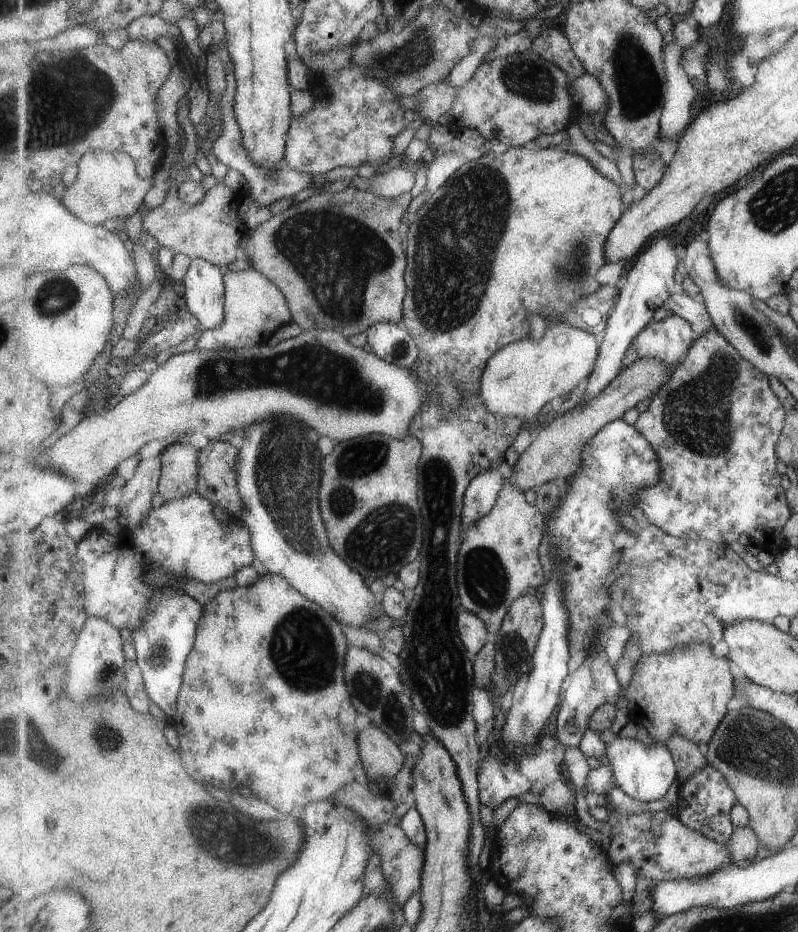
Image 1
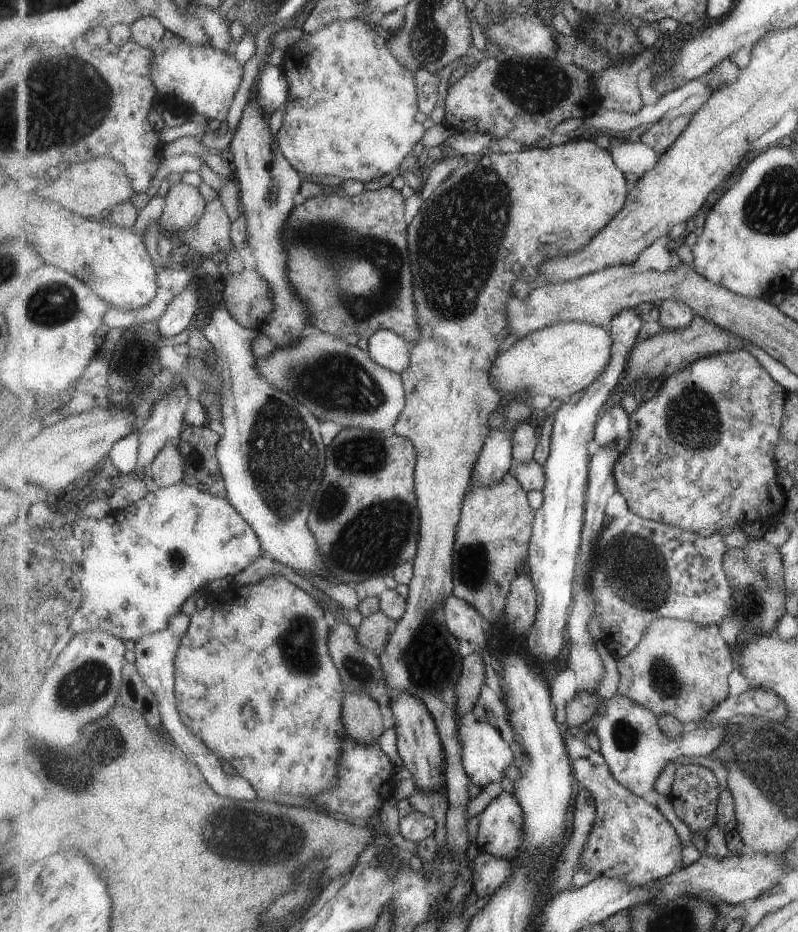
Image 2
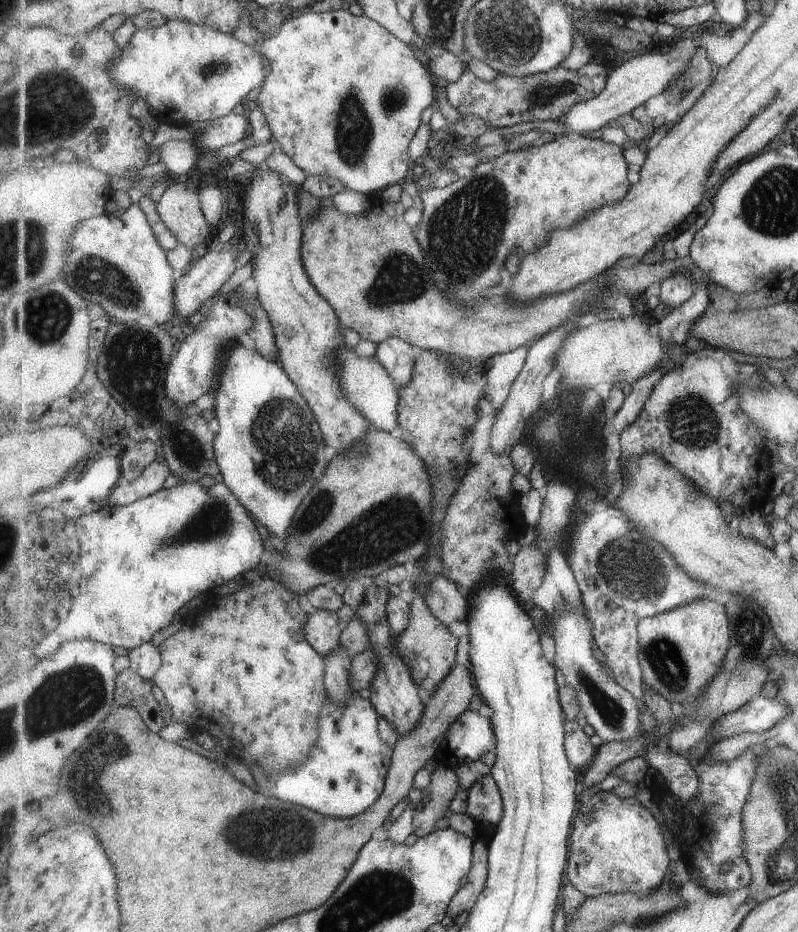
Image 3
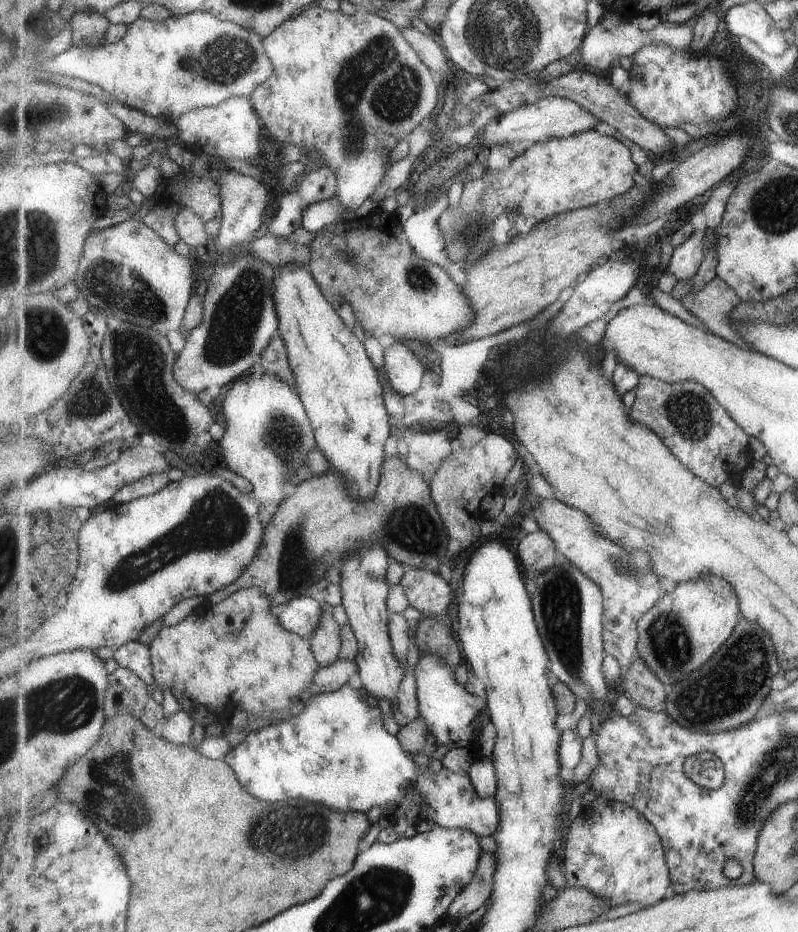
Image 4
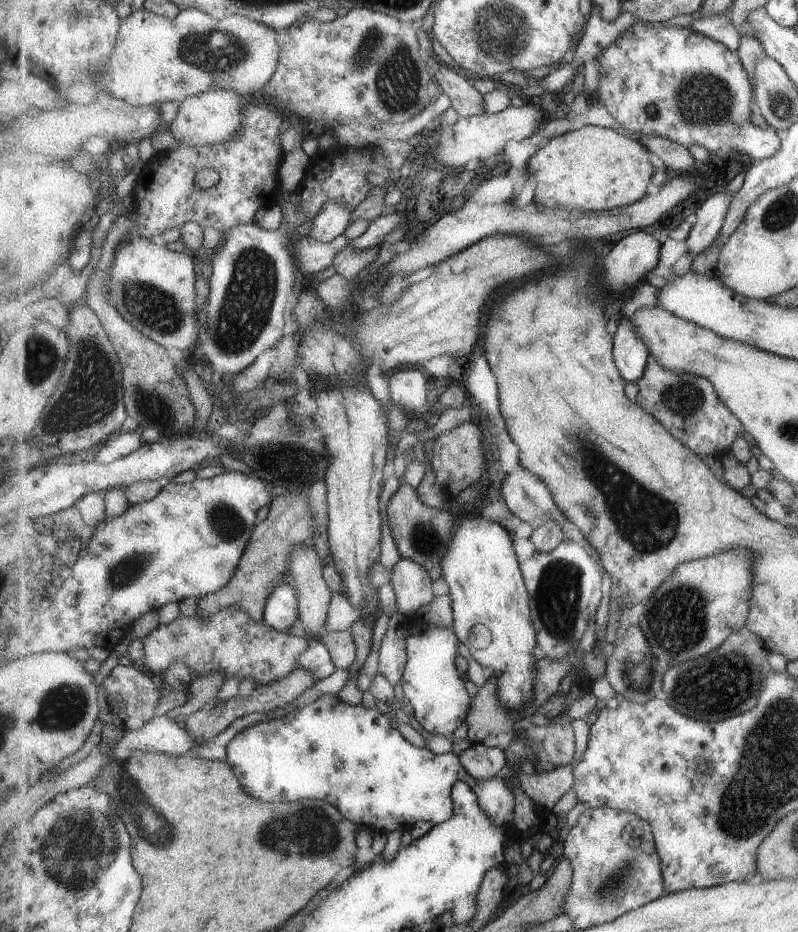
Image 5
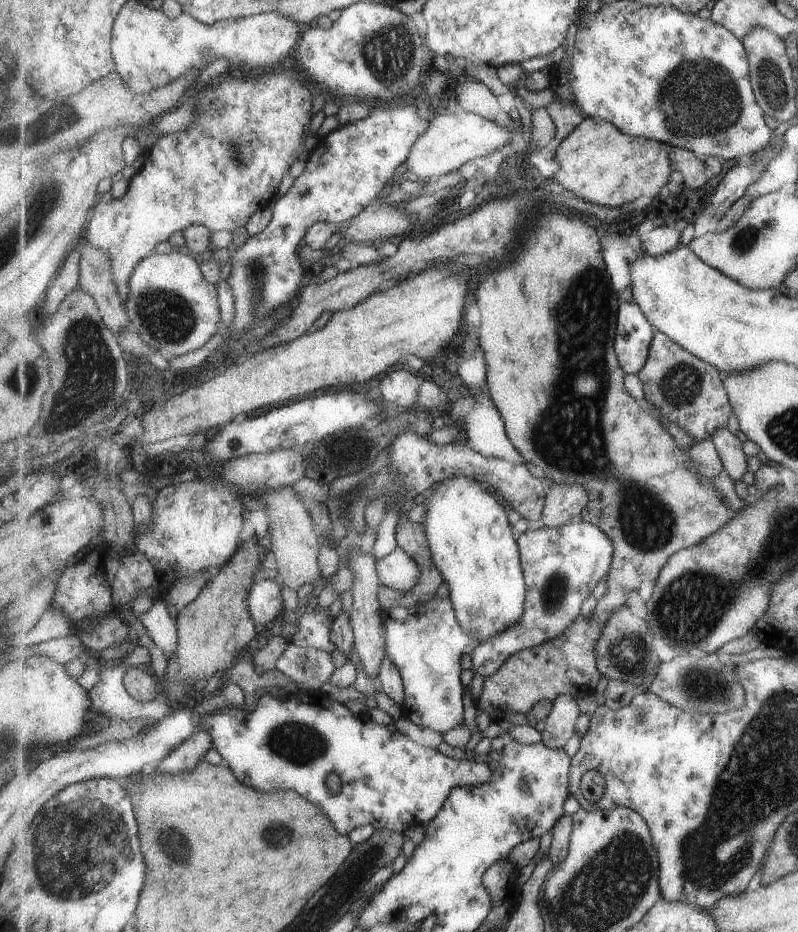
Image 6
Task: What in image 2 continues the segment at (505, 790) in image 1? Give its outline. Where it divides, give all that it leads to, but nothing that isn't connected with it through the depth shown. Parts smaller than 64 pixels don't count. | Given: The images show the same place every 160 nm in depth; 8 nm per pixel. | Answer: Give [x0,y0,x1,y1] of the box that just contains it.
[460,720,516,787]

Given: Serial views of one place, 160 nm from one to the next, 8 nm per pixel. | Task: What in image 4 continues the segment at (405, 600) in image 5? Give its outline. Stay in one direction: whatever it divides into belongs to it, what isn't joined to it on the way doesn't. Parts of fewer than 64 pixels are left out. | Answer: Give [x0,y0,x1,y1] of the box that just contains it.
[401,567,454,617]

